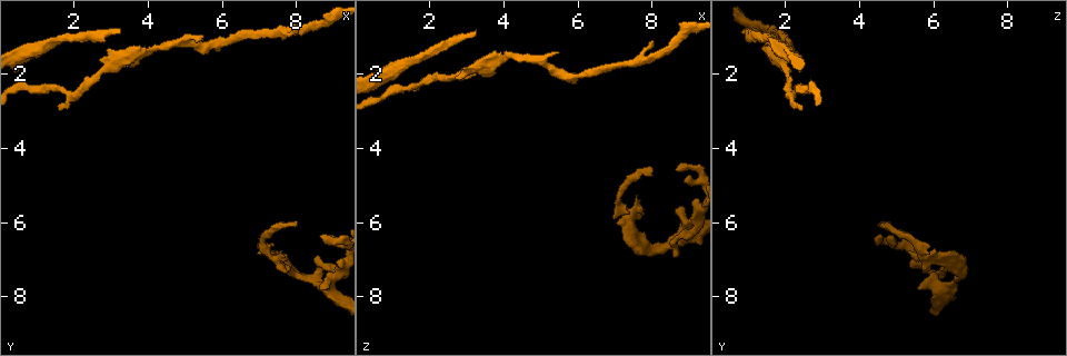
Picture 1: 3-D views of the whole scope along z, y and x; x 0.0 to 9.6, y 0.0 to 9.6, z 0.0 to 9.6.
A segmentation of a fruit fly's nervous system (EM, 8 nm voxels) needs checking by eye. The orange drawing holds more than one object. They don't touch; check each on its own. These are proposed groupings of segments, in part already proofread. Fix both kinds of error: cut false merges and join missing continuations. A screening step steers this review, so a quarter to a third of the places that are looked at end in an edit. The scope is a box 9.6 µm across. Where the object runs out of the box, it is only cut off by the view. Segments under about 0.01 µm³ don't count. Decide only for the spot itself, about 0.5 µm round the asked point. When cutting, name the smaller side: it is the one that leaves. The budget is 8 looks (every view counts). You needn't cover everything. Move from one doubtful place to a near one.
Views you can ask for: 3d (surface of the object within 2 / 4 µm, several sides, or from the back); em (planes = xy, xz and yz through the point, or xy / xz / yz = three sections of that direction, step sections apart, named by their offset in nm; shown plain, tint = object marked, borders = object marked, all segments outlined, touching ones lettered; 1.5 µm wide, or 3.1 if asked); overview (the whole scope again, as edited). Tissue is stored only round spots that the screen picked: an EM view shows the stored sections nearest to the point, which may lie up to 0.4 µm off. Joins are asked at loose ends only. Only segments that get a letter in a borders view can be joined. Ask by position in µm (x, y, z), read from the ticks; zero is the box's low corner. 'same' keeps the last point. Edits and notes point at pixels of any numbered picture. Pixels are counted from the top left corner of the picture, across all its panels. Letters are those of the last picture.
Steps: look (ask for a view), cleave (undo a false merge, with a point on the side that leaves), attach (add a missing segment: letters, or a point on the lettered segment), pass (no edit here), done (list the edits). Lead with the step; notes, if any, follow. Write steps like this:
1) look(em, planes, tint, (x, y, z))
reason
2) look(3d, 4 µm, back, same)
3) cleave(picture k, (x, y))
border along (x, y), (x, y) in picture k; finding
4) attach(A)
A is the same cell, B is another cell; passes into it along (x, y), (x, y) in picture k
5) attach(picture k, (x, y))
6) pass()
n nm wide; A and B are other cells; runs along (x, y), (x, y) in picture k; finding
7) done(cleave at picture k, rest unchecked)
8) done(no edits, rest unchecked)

look(3d, 4 µm, (7.70, 7.30, 5.80))
branch stops here

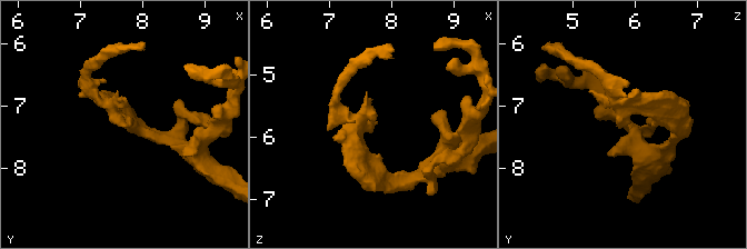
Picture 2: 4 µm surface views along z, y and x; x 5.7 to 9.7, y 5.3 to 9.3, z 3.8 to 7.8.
look(em, planes, borders, (7.75, 7.35, 5.80))

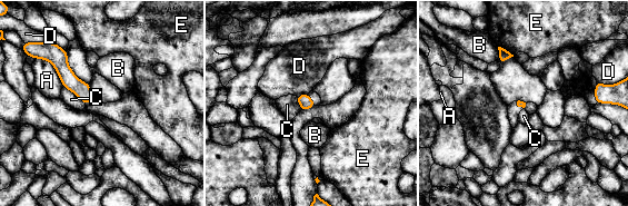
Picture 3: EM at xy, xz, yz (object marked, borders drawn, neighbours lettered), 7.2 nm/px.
pass()
A, B, C, D and E are other cells; none of them fits

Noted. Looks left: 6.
look(em, yz, step 4, borders, (7.95, 6.10, 4.50))

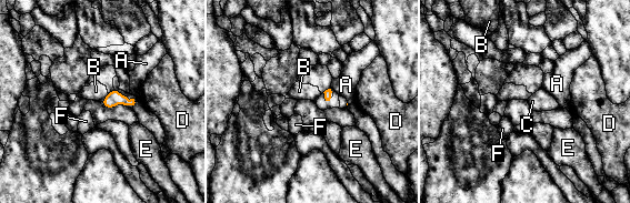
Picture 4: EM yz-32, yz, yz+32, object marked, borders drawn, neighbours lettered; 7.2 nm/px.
look(em, planes, borders, same)

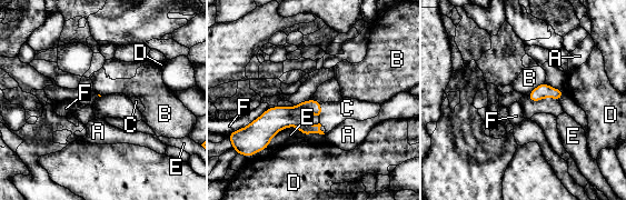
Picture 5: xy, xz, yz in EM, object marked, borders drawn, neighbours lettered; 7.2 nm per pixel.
attach(C)
C is the same cell, A, B, D, E and F are other cells; passes into it along (314, 107), (321, 111), (334, 113) in picture 5; the neuron continues

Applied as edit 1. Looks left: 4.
look(3d, 2 µm, (3.25, 0.85, 0.80))
free end

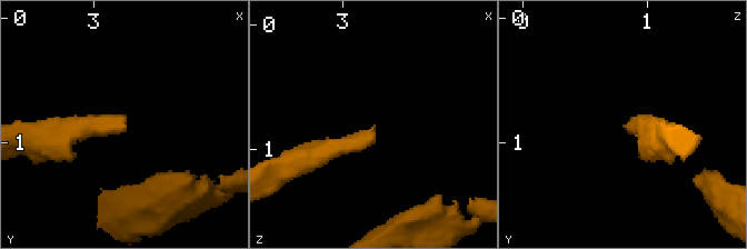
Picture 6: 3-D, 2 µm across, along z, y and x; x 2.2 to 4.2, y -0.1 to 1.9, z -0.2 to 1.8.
look(em, planes, borders, (3.22, 0.88, 0.82))
now the EM

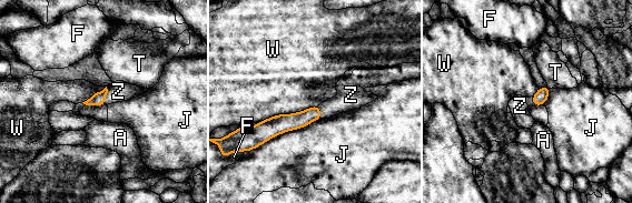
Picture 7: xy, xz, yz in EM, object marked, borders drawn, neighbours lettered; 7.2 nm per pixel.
attach(Z)
Z is the same cell, A, F, J, T and W are other cells; the neuron continues

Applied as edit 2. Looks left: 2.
done(attach at picture 5, attach at picture 7, rest unchecked)

